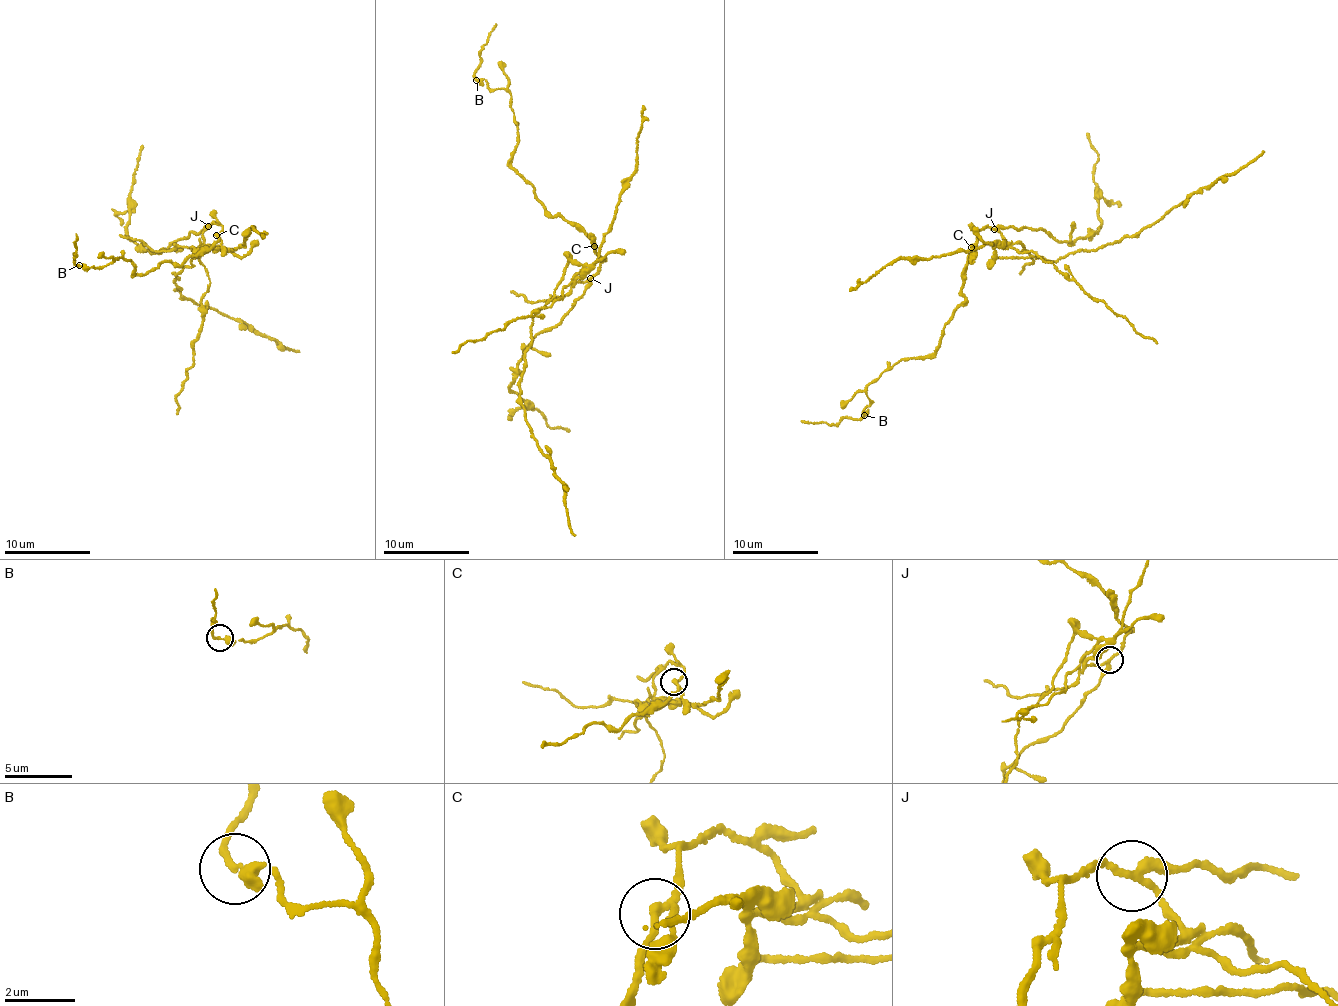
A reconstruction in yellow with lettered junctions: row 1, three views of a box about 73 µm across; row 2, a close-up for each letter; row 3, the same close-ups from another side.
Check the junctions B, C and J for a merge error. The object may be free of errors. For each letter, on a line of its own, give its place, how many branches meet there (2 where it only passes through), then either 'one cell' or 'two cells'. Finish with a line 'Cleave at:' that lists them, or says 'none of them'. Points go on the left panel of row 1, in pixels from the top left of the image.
B: at (79, 265); 3 branches meet; one cell
C: at (216, 235); 3 branches meet; one cell
J: at (208, 226); 3 branches meet; two cells
Cleave at: J

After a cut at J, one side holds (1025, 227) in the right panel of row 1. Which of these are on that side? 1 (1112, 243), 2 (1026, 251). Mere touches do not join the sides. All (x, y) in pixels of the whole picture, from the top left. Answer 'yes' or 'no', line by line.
1: no
2: no

